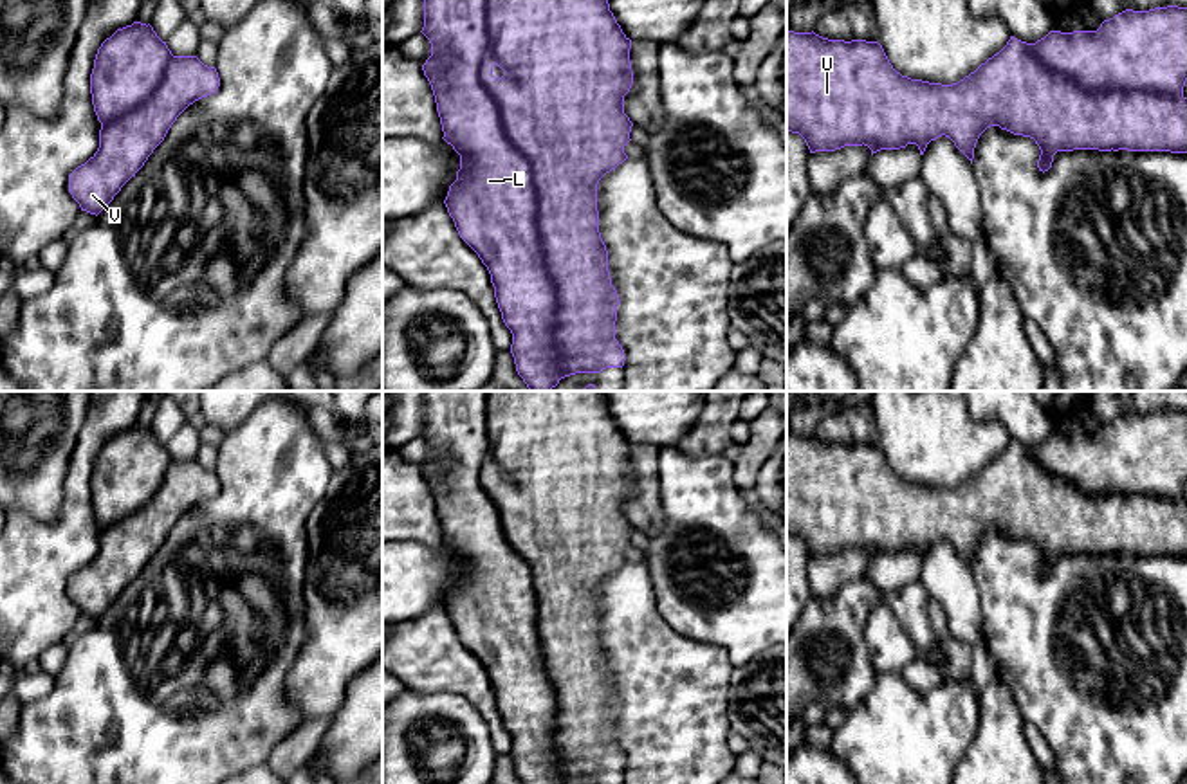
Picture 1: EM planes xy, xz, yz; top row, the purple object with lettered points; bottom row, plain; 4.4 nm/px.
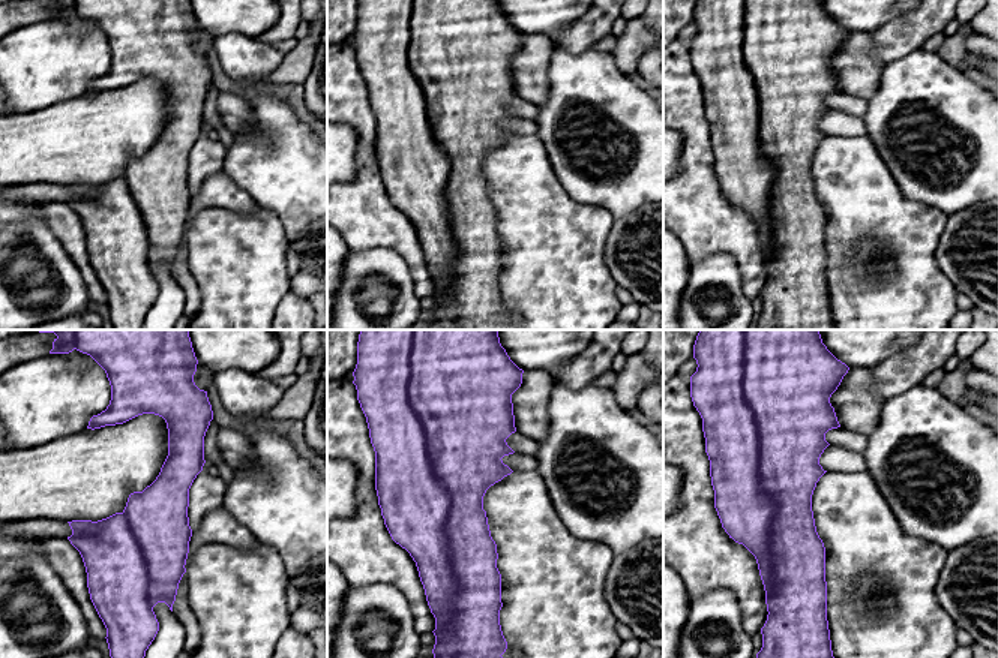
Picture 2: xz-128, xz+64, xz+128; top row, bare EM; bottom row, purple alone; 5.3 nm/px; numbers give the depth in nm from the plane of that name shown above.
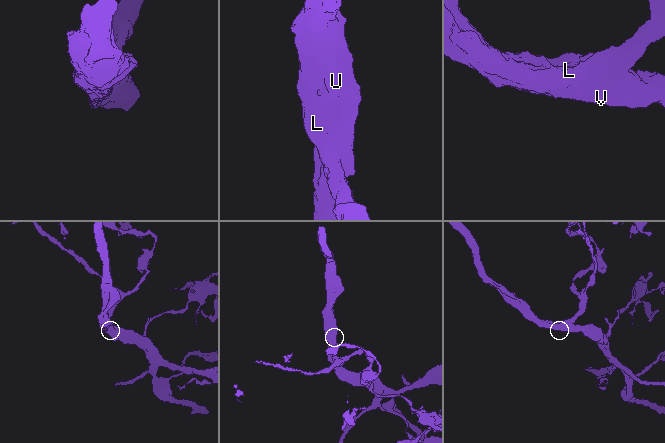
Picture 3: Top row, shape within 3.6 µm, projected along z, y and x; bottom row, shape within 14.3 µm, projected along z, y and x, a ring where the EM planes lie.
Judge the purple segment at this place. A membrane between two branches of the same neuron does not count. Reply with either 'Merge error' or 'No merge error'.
No merge error

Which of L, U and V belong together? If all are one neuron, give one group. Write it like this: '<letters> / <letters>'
L U V

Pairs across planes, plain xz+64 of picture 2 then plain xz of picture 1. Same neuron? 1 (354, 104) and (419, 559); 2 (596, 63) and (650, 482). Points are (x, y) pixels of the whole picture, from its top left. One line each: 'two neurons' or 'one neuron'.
1: two neurons
2: two neurons

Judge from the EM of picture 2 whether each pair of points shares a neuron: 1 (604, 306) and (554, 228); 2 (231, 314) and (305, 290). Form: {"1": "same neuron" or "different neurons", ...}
{"1": "same neuron", "2": "different neurons"}

